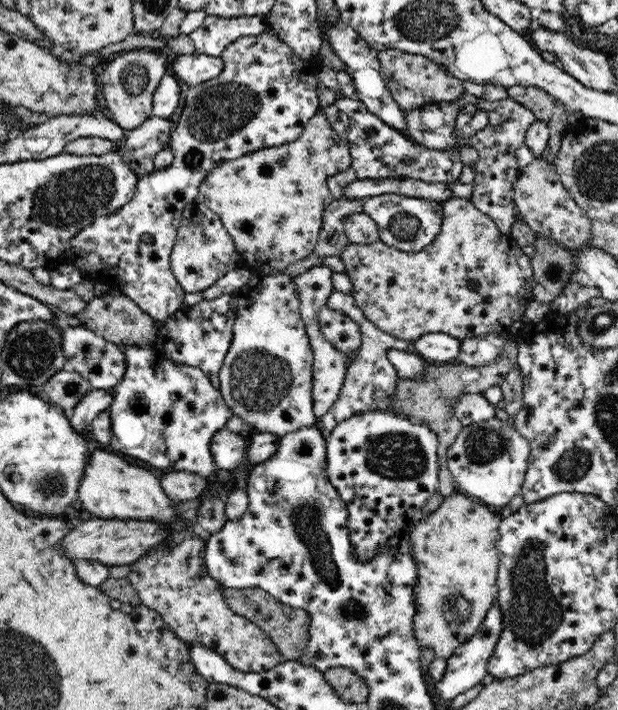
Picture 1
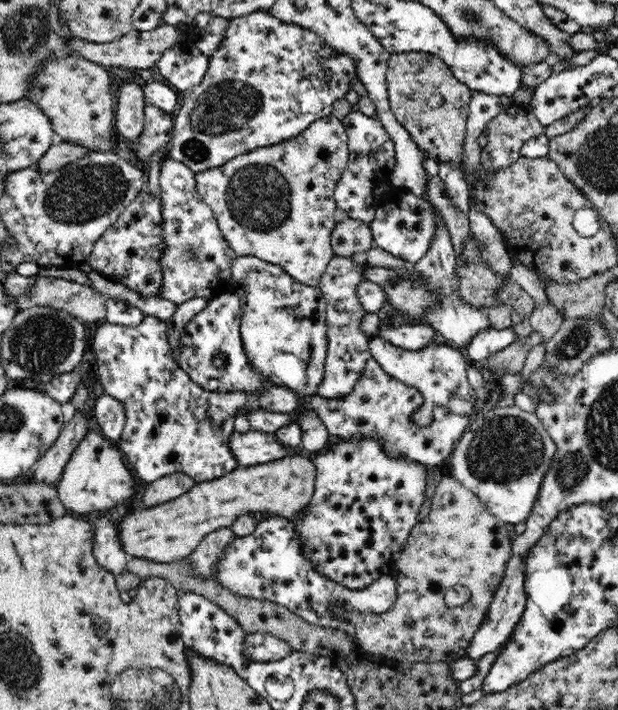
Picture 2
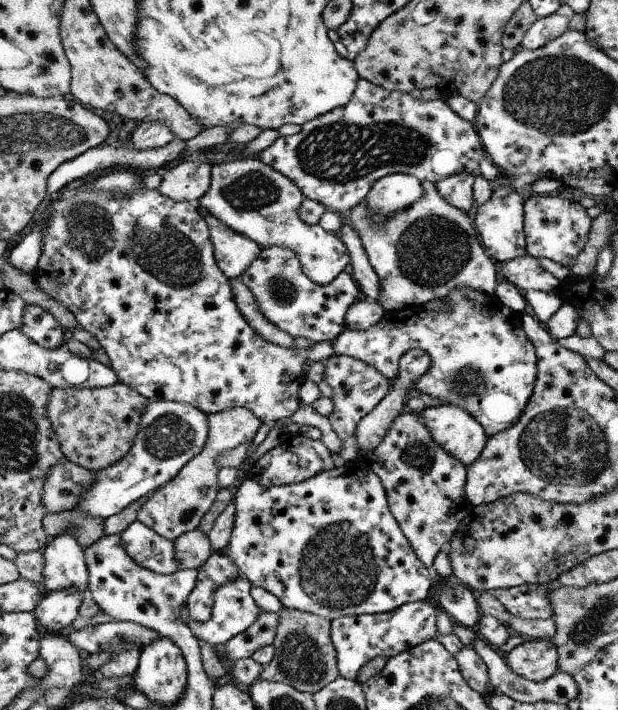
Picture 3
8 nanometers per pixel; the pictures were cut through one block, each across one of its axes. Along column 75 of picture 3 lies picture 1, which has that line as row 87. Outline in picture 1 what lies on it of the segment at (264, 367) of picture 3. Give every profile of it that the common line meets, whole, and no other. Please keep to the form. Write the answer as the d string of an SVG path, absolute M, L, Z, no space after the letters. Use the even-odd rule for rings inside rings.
M269 30L259 36L242 37L228 44L220 57L224 61L224 70L216 78L190 87L184 94L184 109L169 138L172 164L150 174L140 175L134 196L122 208L97 216L86 228L80 229L69 240L69 252L64 252L66 256L60 261L73 264L84 278L94 283L107 284L111 290L128 295L157 322L184 308L186 292L171 271L170 253L177 241L184 208L196 203L199 186L206 175L227 160L294 142L298 136L302 136L304 126L316 115L319 107L317 85L320 81L316 72L322 64L318 55L312 59L301 58Z

